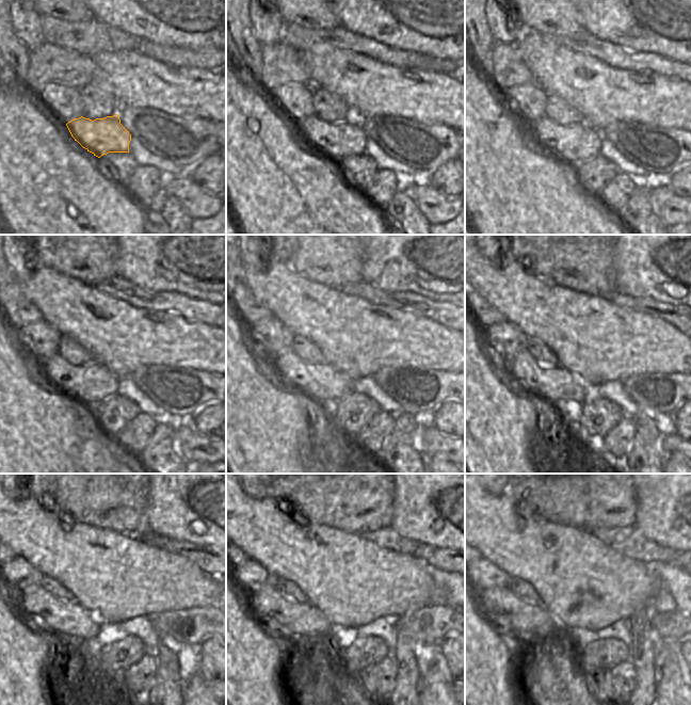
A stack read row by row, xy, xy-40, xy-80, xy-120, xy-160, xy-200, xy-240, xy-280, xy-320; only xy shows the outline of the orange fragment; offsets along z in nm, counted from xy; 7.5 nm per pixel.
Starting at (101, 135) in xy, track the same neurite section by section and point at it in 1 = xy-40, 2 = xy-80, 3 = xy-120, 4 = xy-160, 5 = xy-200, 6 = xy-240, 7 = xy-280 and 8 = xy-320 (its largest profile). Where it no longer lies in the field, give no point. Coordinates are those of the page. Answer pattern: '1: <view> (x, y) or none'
1: xy-40 (337, 140)
2: xy-80 (576, 143)
3: xy-120 (91, 383)
4: xy-160 (322, 382)
5: xy-200 (558, 384)
6: xy-240 (69, 620)
7: xy-280 (294, 619)
8: xy-320 (510, 612)

